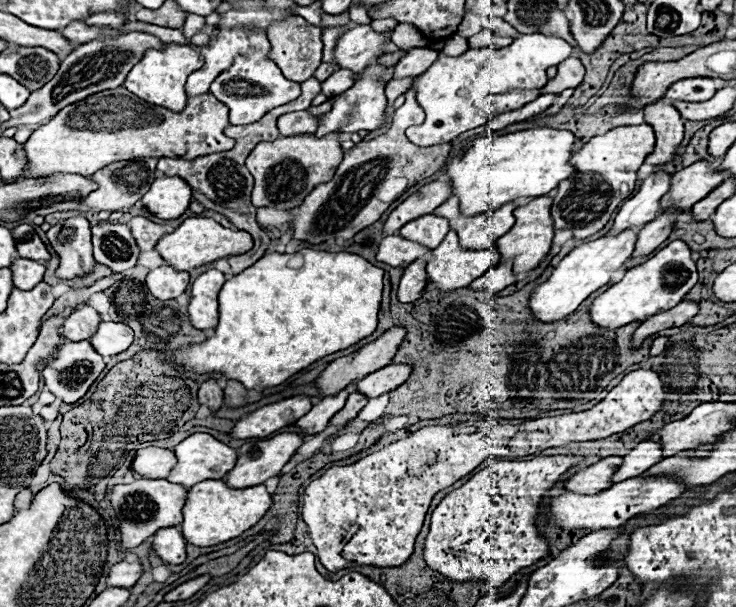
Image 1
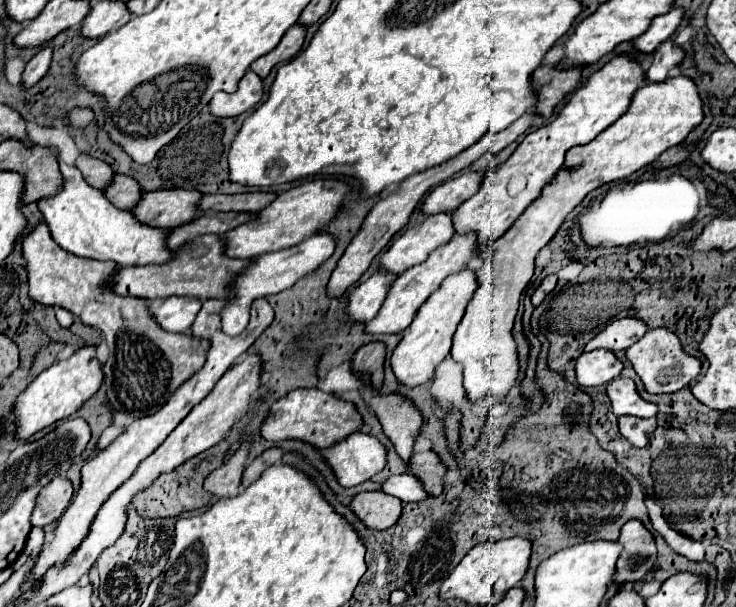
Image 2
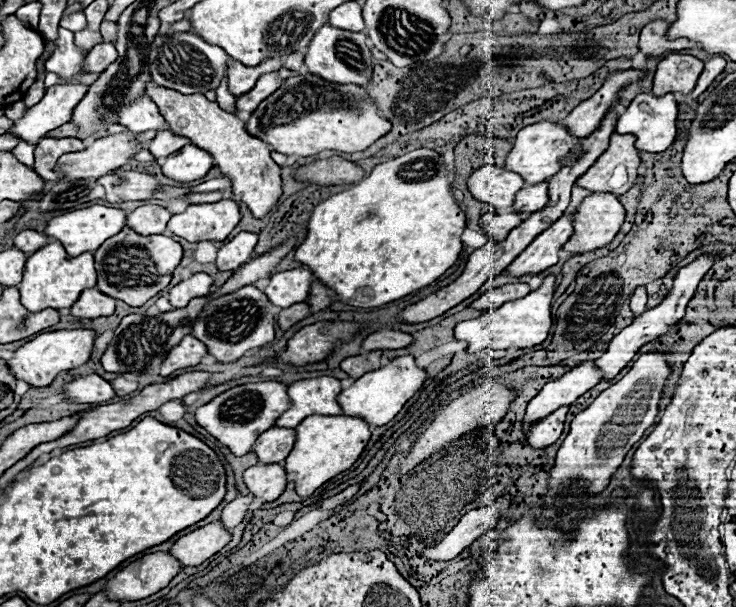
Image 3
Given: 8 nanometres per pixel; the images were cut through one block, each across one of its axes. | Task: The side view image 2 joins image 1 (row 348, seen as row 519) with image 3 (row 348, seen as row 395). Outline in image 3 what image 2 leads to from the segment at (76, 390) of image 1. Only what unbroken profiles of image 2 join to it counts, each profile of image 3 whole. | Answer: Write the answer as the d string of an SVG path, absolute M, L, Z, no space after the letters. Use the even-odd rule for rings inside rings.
M186 336L176 348L170 350L166 360L162 362L162 376L170 376L178 368L188 368L200 364L200 360L208 356L206 344L200 344L194 336Z

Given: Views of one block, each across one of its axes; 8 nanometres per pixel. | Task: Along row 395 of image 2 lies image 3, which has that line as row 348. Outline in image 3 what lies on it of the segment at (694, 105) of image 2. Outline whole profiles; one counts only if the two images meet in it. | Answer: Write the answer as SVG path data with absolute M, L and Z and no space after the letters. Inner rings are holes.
M546 276L542 286L530 292L528 296L504 302L500 308L492 308L478 318L458 322L454 326L454 336L456 340L468 342L470 354L482 352L486 348L512 350L512 348L528 348L528 346L542 344L552 330L552 314L550 314L552 294L554 294L554 276Z

